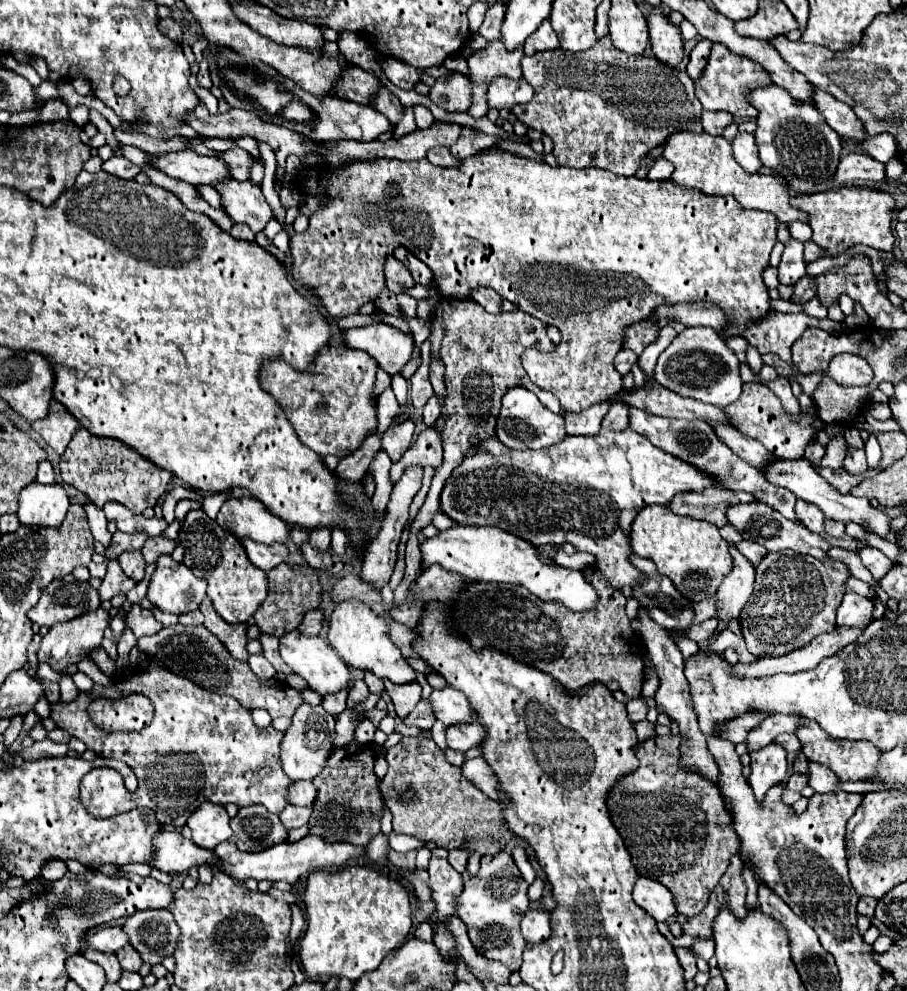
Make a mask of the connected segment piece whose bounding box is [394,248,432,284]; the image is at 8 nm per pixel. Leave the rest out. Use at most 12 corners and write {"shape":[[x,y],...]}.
{"shape":[[408,250],[394,256],[410,270],[416,284],[430,284],[432,270]]}

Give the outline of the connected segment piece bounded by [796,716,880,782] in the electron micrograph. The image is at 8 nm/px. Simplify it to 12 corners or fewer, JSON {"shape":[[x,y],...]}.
{"shape":[[800,716],[796,736],[812,762],[842,782],[868,778],[880,750],[832,738]]}

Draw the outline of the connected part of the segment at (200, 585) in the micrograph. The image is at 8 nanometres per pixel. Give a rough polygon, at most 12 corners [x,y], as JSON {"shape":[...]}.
{"shape":[[160,556],[148,600],[180,616],[198,610],[206,582]]}

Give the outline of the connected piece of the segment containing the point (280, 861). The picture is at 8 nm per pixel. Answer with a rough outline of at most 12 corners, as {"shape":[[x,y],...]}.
{"shape":[[308,834],[260,854],[226,840],[214,848],[234,882],[286,880],[340,868],[364,854]]}

